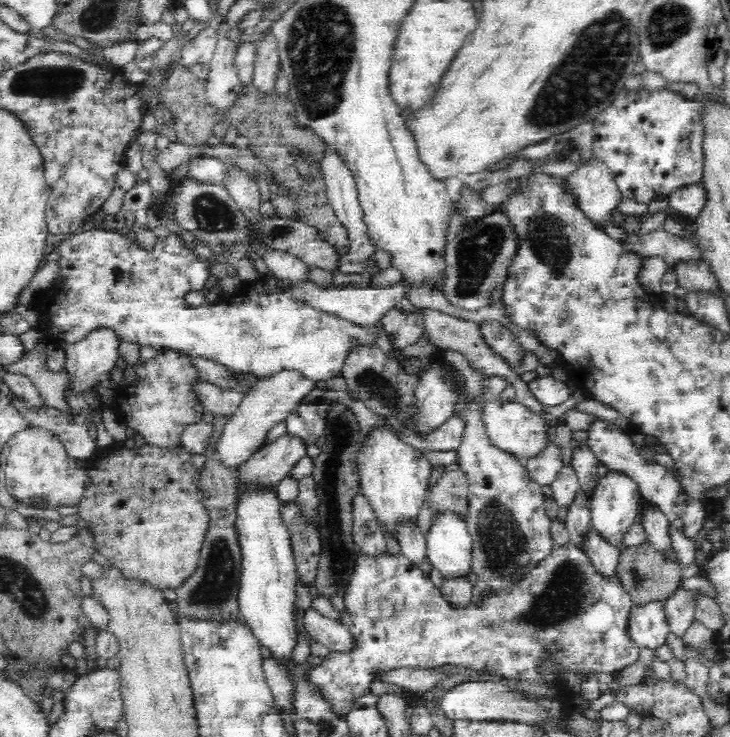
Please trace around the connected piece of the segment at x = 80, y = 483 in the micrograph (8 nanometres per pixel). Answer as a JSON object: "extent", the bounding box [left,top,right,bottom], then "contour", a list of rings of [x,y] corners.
{"extent":[4,427,87,510],"contour":[[[30,427],[21,432],[13,433],[9,437],[8,454],[4,478],[8,494],[18,501],[25,501],[35,508],[56,510],[58,507],[74,507],[80,502],[80,496],[84,492],[87,465],[79,462],[78,459],[67,457],[66,448],[61,439],[52,430],[42,427]]]}

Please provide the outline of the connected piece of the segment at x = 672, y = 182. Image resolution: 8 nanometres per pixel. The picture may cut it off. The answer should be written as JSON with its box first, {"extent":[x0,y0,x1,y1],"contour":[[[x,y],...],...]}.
{"extent":[592,87,706,204],"contour":[[[642,87],[636,90],[620,92],[592,121],[594,156],[603,160],[614,176],[618,190],[623,198],[634,200],[640,204],[648,204],[651,200],[671,195],[676,190],[689,184],[701,183],[704,176],[703,142],[706,139],[706,120],[703,120],[703,101],[697,97],[686,99],[669,89],[646,92]]]}

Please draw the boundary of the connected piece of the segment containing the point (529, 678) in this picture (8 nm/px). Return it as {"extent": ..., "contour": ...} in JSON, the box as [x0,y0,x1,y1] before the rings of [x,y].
{"extent":[304,540,640,717],"contour":[[[571,540],[566,542],[566,544],[554,546],[548,552],[548,556],[544,556],[538,564],[534,565],[532,569],[529,569],[512,588],[492,589],[483,586],[482,598],[480,598],[479,604],[472,604],[470,600],[468,600],[468,604],[451,604],[451,601],[443,596],[441,590],[436,588],[432,581],[430,581],[430,577],[419,566],[416,566],[411,560],[408,560],[408,557],[404,556],[402,552],[397,556],[392,556],[386,549],[384,552],[368,553],[362,552],[357,548],[352,572],[349,574],[348,584],[344,586],[342,598],[346,605],[346,610],[340,613],[340,621],[338,623],[348,629],[349,634],[352,635],[352,644],[349,645],[348,650],[345,652],[330,650],[326,658],[322,660],[320,666],[317,668],[307,667],[304,670],[304,679],[308,681],[308,686],[312,687],[312,691],[316,691],[316,695],[320,695],[320,698],[324,699],[324,703],[328,703],[328,710],[332,711],[332,714],[340,717],[344,717],[352,710],[352,704],[354,704],[356,698],[360,698],[364,694],[370,694],[370,684],[376,678],[380,678],[380,676],[383,678],[384,675],[387,675],[390,671],[395,671],[397,668],[434,669],[444,664],[452,664],[456,667],[472,668],[476,672],[496,672],[502,679],[512,678],[512,680],[524,680],[524,682],[544,684],[544,678],[538,672],[538,666],[540,664],[554,662],[554,672],[556,672],[555,668],[560,666],[560,670],[564,668],[566,672],[578,674],[582,682],[587,676],[596,674],[596,672],[610,672],[610,674],[612,672],[620,672],[622,668],[626,668],[626,666],[638,661],[640,652],[639,645],[633,640],[628,630],[629,614],[633,607],[632,597],[624,590],[623,584],[620,582],[616,572],[612,576],[604,576],[592,564],[585,550],[578,544],[574,544]]]}

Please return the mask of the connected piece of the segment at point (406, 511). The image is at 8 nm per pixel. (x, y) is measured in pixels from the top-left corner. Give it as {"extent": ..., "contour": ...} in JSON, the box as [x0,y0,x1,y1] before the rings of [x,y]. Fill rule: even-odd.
{"extent":[355,421,434,536],"contour":[[[386,421],[384,426],[372,428],[372,434],[368,434],[364,442],[361,440],[355,463],[361,493],[373,507],[381,527],[395,536],[394,528],[401,519],[418,518],[430,488],[428,478],[434,467],[424,453],[416,451],[394,434],[399,428],[397,425]]]}

